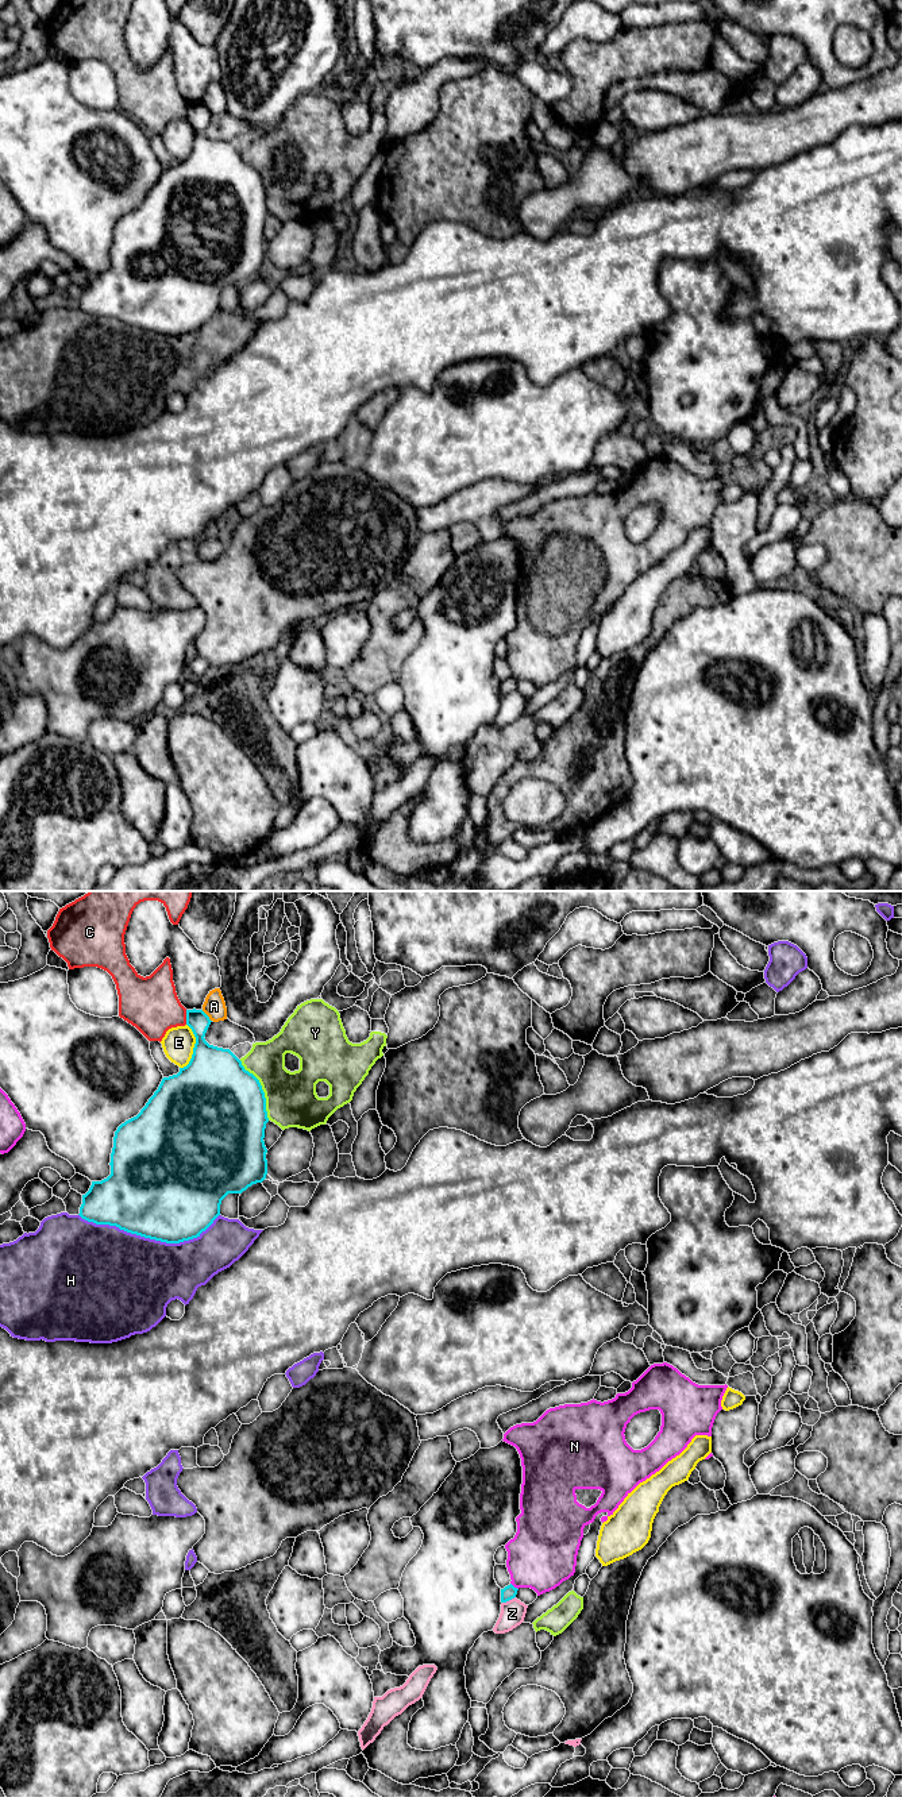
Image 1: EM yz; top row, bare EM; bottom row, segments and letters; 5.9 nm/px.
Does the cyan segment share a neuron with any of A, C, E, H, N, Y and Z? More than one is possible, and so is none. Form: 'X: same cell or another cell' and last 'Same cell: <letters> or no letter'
A: another cell
C: another cell
E: another cell
H: another cell
N: another cell
Y: another cell
Z: another cell
Same cell: no letter

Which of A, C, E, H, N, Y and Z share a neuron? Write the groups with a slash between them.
A / C / E Z / H / N / Y

